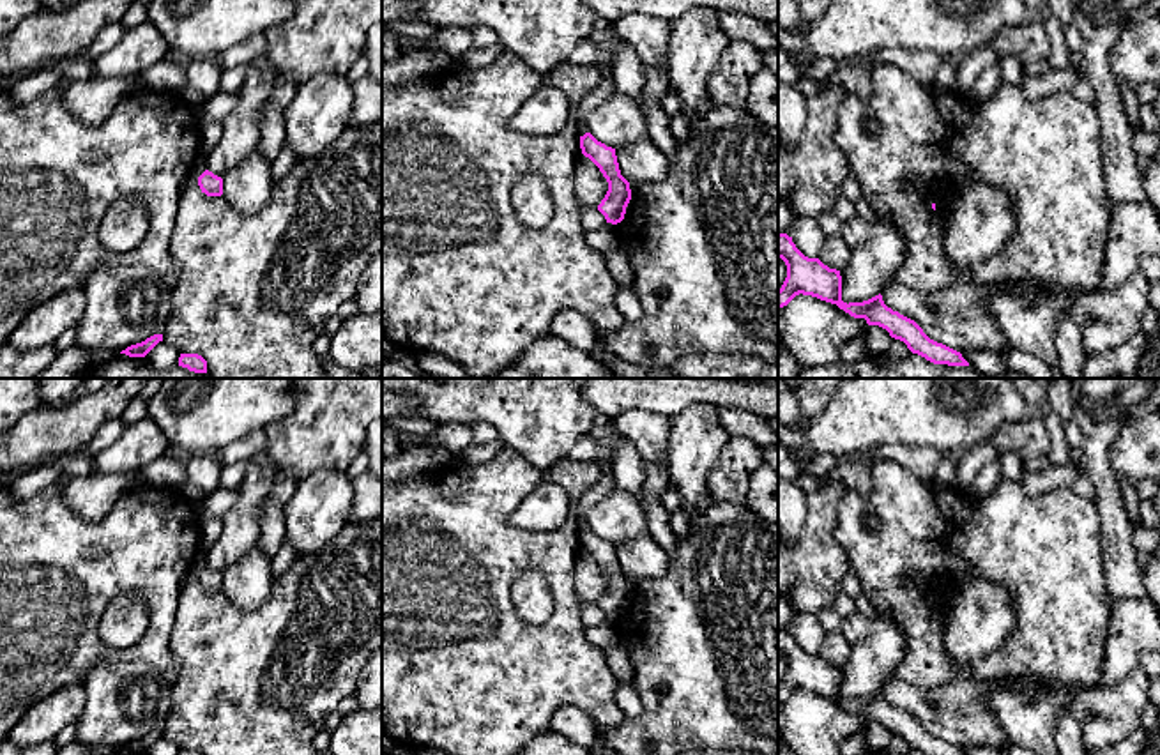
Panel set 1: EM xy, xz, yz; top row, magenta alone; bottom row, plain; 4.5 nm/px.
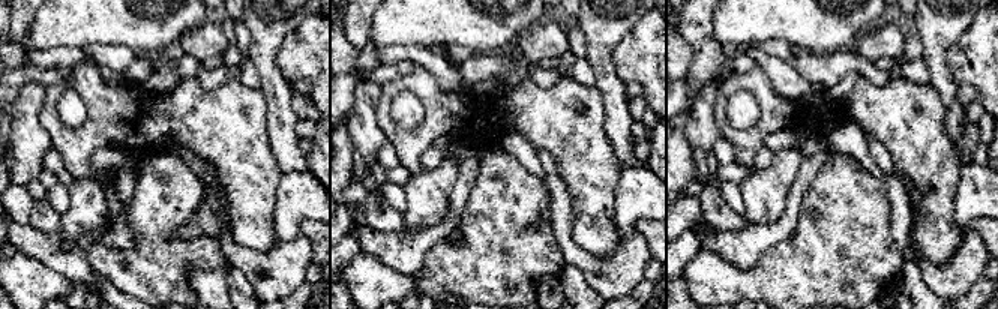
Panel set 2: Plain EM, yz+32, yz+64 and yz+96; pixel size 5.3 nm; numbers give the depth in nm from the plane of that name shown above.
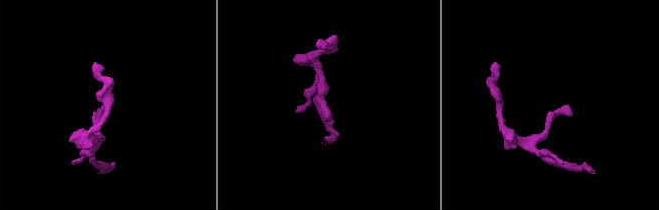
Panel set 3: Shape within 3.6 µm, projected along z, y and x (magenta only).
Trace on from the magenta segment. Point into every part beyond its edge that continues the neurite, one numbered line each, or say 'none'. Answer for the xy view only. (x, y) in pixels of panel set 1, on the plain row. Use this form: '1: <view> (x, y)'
none

